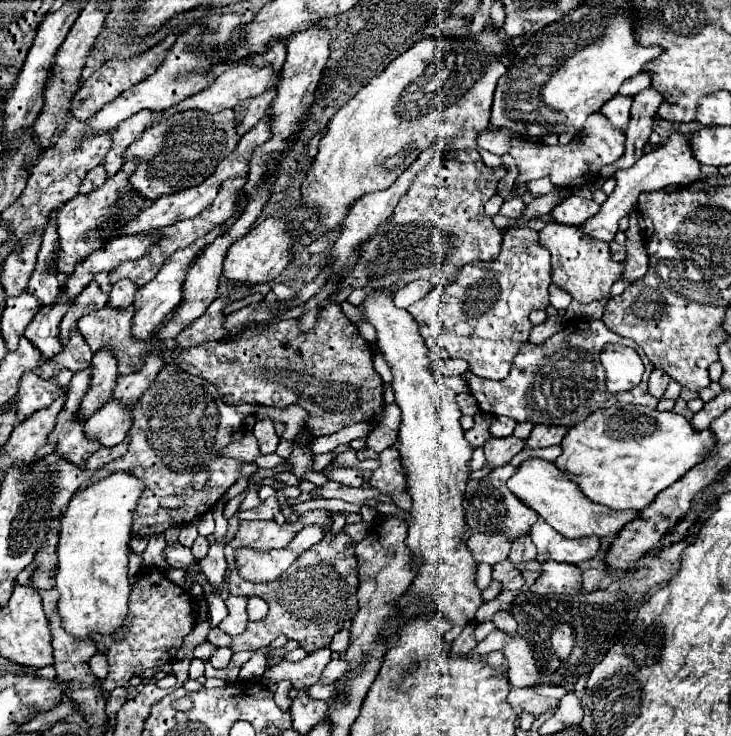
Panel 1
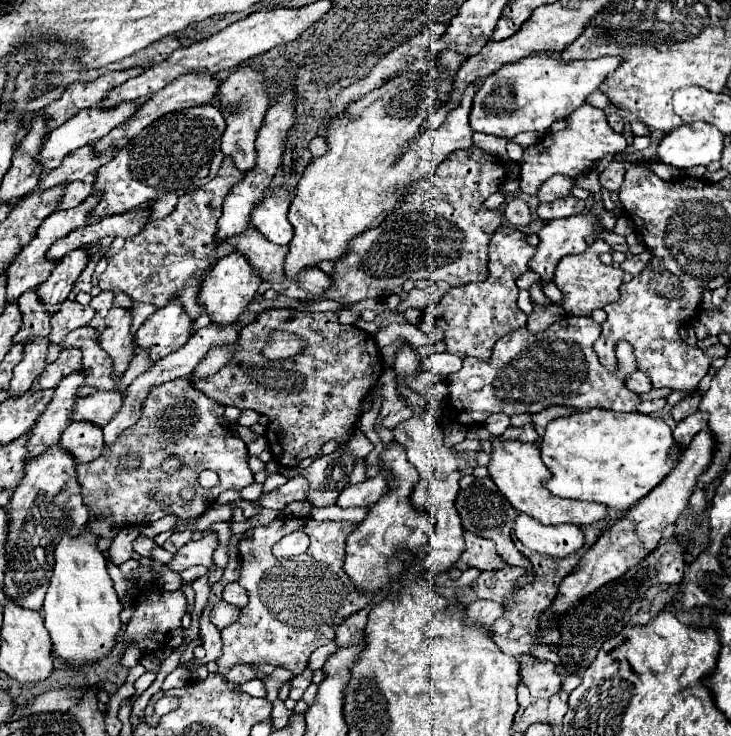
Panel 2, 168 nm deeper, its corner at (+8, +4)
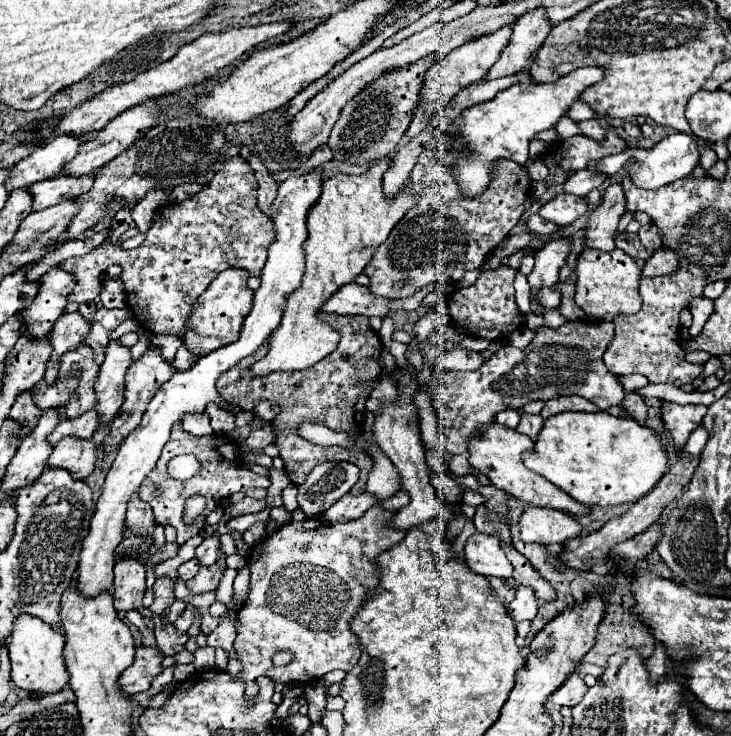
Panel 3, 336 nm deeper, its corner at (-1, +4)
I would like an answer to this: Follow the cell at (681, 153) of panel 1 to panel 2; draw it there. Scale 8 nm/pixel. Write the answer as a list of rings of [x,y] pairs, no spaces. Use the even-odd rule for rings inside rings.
[[[594,214],[586,216],[570,216],[548,222],[540,232],[540,244],[536,248],[536,254],[528,262],[528,268],[536,274],[540,274],[542,282],[554,278],[556,264],[566,254],[580,254],[586,250],[584,238],[588,234],[600,234],[602,228],[598,224],[598,218]]]

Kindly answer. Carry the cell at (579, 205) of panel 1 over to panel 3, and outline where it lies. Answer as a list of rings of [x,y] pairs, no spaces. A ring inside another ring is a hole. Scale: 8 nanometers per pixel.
[[[557,194],[553,200],[549,200],[545,206],[541,206],[539,214],[545,220],[555,222],[557,226],[565,226],[565,224],[573,224],[587,210],[589,210],[589,206],[587,206],[585,198],[577,198],[573,194]]]

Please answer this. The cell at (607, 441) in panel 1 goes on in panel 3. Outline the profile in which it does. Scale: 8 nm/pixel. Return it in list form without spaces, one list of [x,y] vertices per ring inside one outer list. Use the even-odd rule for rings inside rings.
[[[563,412],[545,420],[543,430],[535,442],[535,452],[525,454],[525,466],[563,492],[567,492],[573,500],[587,506],[617,506],[627,502],[637,502],[643,498],[657,480],[663,478],[669,466],[667,448],[659,436],[659,432],[639,424],[633,418],[615,418],[607,412],[583,414],[583,412]]]

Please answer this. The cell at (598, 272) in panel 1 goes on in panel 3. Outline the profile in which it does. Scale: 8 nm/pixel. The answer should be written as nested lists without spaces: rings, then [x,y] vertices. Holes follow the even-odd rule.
[[[615,248],[611,252],[597,252],[597,250],[583,250],[577,258],[575,266],[575,304],[585,310],[587,316],[603,318],[607,314],[635,314],[641,308],[639,296],[639,278],[641,268],[629,258],[623,250]]]

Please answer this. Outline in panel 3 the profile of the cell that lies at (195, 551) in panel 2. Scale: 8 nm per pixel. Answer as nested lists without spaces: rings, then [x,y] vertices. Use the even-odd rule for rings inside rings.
[[[191,558],[191,560],[187,560],[187,562],[183,562],[183,564],[179,566],[177,578],[181,578],[181,580],[191,580],[191,578],[199,572],[199,568],[201,568],[199,560],[197,560],[197,558]]]

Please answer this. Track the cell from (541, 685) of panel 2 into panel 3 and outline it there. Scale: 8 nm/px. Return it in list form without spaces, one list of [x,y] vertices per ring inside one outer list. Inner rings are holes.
[[[571,674],[569,680],[565,680],[565,684],[561,684],[561,688],[557,688],[557,692],[553,692],[553,696],[549,696],[549,702],[555,706],[575,706],[581,702],[583,694],[587,692],[585,682],[579,678],[579,674]]]

